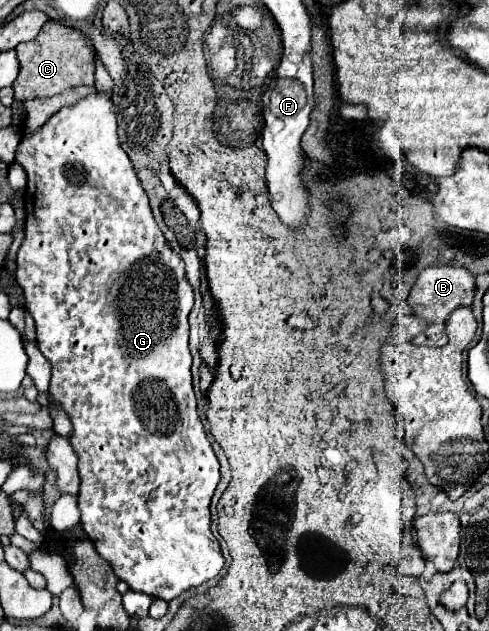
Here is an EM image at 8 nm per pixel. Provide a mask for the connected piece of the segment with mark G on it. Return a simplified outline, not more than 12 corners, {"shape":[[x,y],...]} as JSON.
{"shape":[[102,90],[26,134],[16,280],[132,590],[216,578],[184,262]]}

